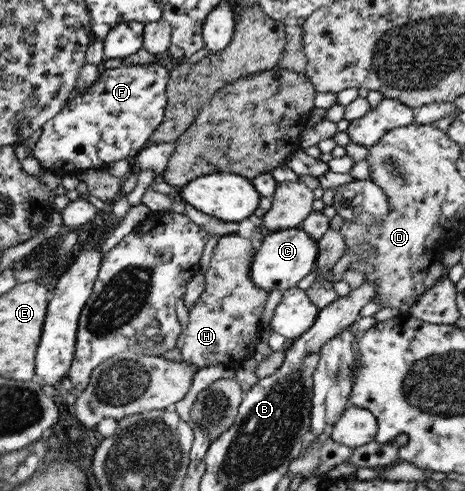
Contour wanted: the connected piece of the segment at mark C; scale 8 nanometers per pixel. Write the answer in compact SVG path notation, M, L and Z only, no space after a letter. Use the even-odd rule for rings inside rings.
M293 227L274 231L265 236L261 247L254 251L254 264L251 264L251 281L255 286L270 292L295 287L315 268L315 258L319 254L318 242L307 231Z

